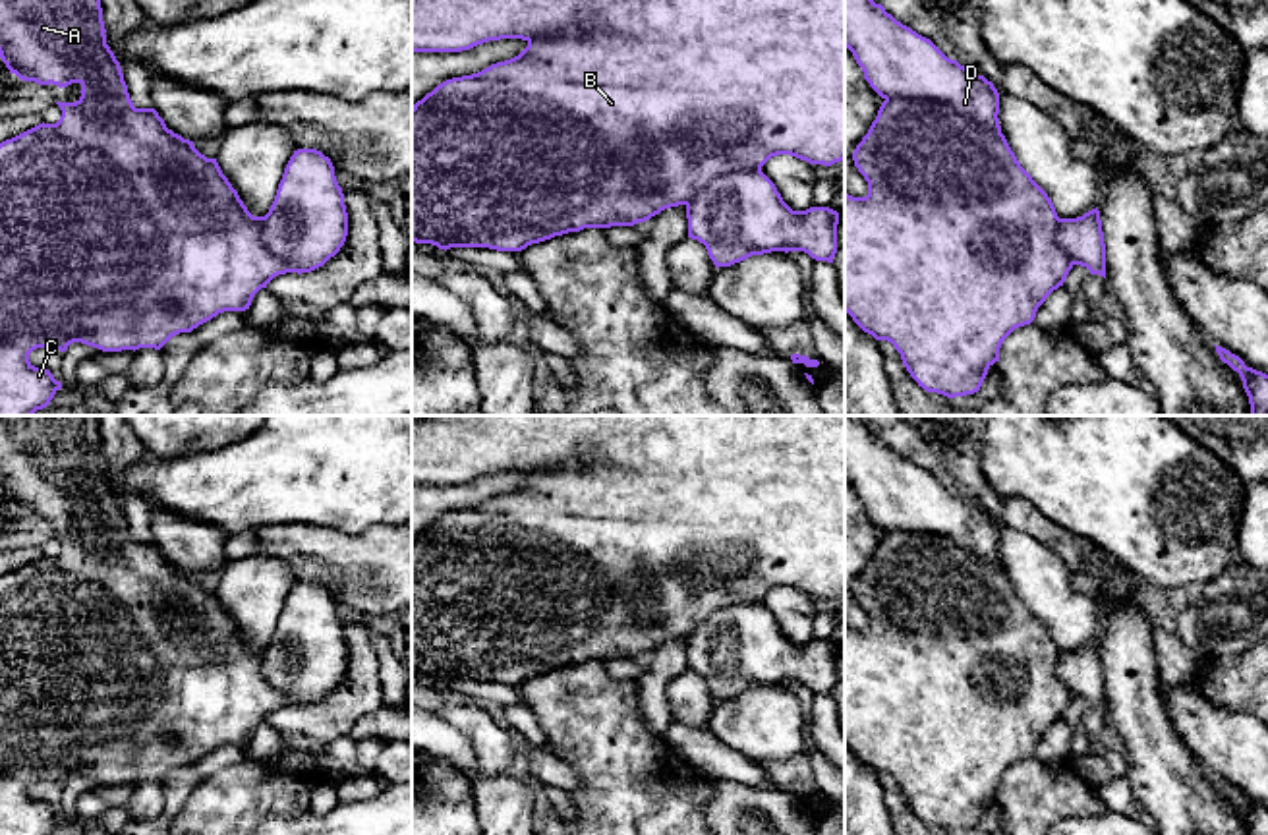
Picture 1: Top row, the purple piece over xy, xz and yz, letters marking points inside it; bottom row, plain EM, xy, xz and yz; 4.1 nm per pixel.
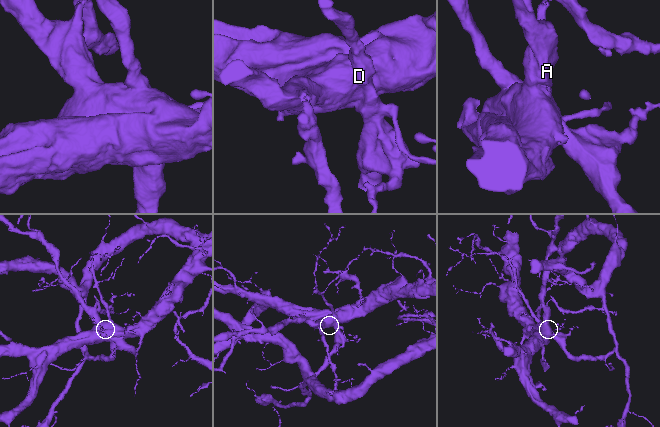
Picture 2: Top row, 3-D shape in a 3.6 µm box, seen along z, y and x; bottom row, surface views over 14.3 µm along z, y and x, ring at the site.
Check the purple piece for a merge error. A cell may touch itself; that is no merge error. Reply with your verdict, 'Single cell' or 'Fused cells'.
Fused cells

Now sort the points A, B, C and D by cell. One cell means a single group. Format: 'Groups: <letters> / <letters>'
Groups: A B C / D

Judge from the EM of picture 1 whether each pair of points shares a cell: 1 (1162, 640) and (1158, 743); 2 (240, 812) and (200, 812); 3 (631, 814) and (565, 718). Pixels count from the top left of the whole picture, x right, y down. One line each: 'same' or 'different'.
1: different
2: same
3: same

